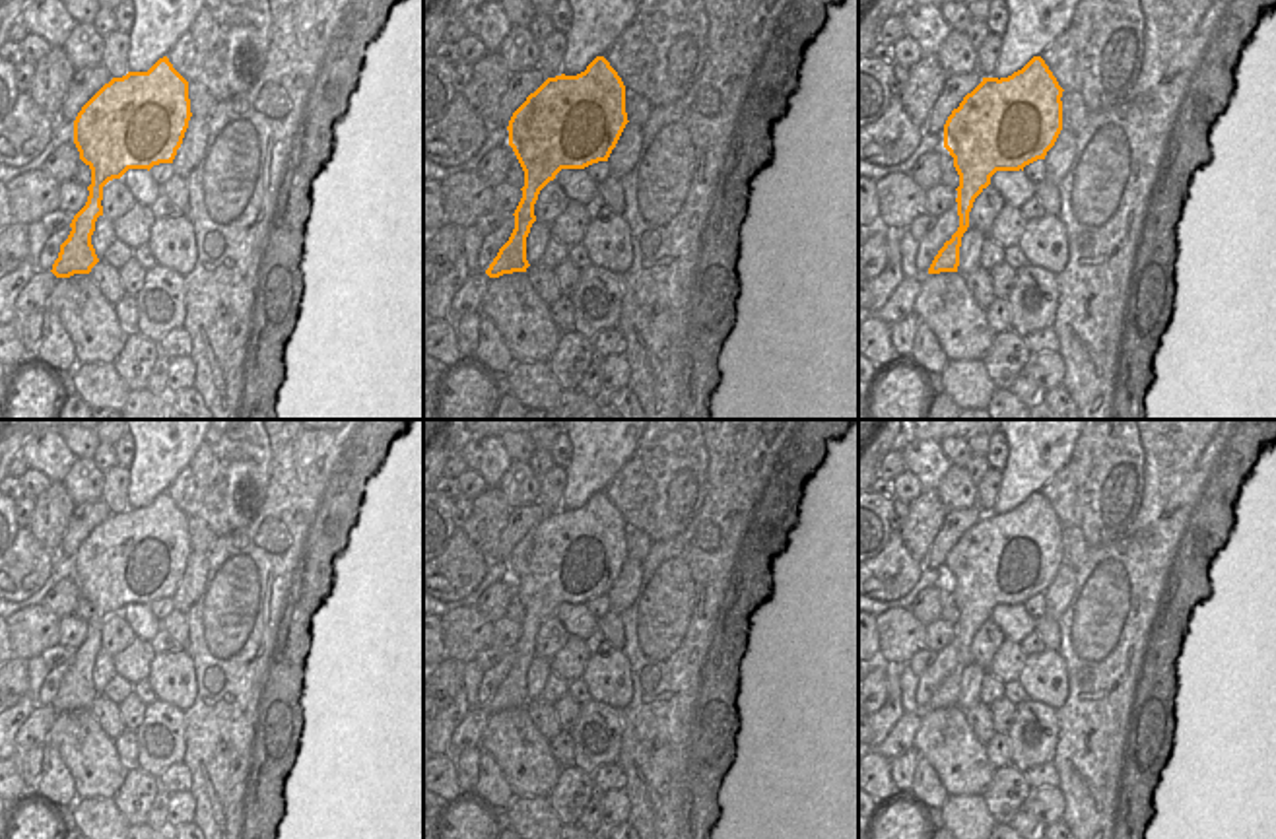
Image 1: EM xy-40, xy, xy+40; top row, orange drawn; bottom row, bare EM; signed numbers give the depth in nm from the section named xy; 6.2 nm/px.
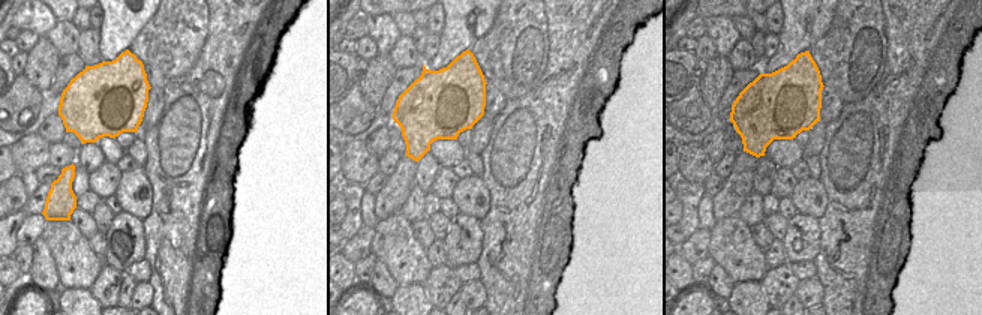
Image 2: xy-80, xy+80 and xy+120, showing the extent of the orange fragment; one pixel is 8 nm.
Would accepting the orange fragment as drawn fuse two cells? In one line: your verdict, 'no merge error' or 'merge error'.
no merge error

